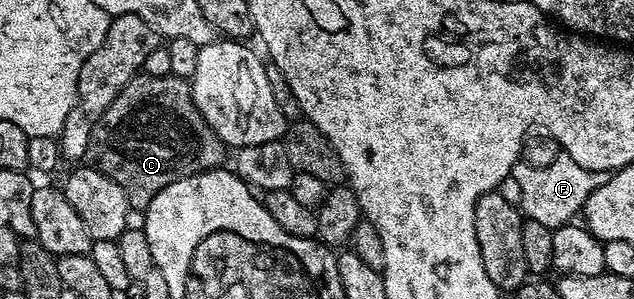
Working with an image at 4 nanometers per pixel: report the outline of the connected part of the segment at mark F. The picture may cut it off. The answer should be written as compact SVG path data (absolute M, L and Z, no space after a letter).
M566 153L545 167L531 167L522 161L515 163L511 173L511 178L516 179L516 187L520 190L518 206L521 212L527 218L553 229L573 222L583 212L590 193L594 193L594 189L598 189L598 185L602 185L608 177L609 172L586 169Z

